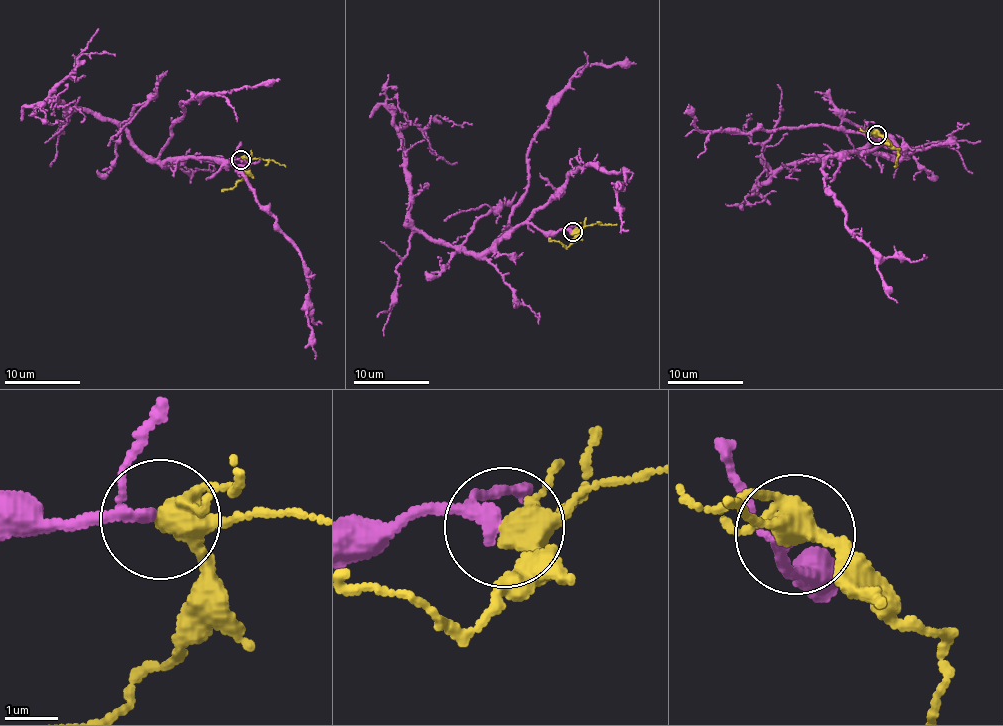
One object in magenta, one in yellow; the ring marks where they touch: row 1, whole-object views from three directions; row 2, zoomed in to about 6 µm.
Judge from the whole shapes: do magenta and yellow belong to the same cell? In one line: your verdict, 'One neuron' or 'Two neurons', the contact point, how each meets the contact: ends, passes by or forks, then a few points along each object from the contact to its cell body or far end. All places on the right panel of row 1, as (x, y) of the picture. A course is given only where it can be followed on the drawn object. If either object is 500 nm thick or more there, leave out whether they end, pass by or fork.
One neuron. Place: (877, 135). At the ring magenta passes by. At the ring yellow forks. Course of magenta: (877, 134), (872, 153), (903, 156), (885, 136), (772, 169), (743, 129), (749, 115). Course of yellow: (877, 134), (896, 149), (895, 168)

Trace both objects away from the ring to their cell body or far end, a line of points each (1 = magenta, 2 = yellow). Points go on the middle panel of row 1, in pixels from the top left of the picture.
1: (572, 232), (517, 224), (481, 254), (466, 253), (414, 224), (400, 130), (438, 116), (472, 124)
2: (572, 232), (576, 240), (568, 245), (548, 238)

